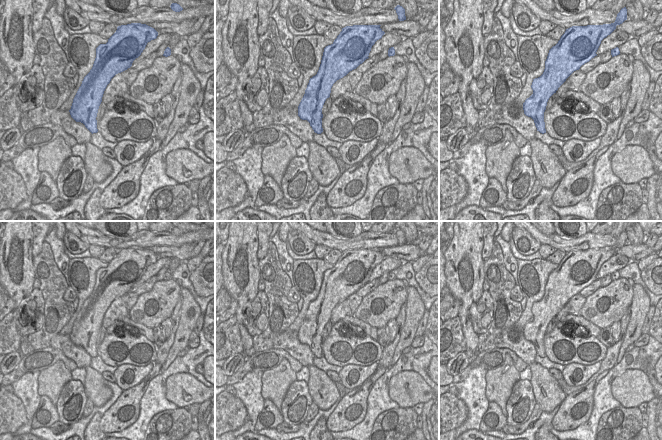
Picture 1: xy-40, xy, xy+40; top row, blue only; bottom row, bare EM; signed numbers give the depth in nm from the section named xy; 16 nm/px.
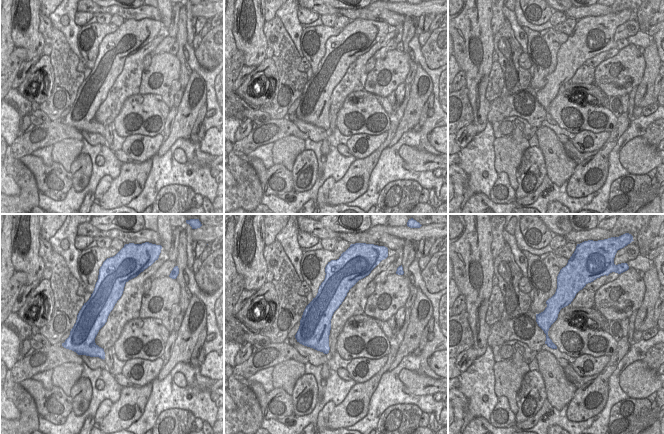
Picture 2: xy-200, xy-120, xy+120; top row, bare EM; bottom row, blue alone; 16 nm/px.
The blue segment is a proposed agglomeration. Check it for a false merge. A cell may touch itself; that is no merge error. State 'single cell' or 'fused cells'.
single cell

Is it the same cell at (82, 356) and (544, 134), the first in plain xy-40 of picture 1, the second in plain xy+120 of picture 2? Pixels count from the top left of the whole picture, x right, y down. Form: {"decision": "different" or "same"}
{"decision": "different"}

